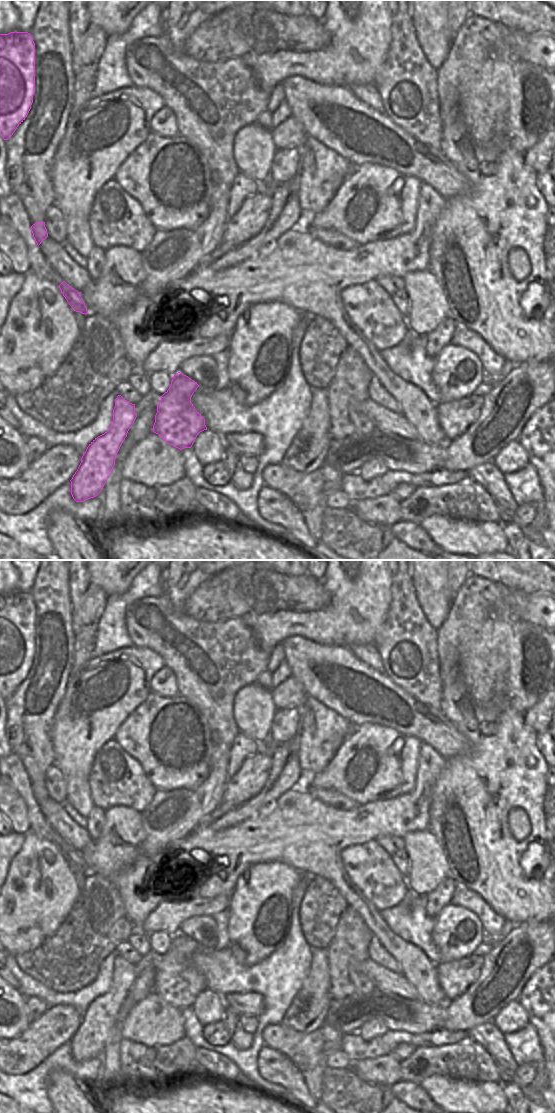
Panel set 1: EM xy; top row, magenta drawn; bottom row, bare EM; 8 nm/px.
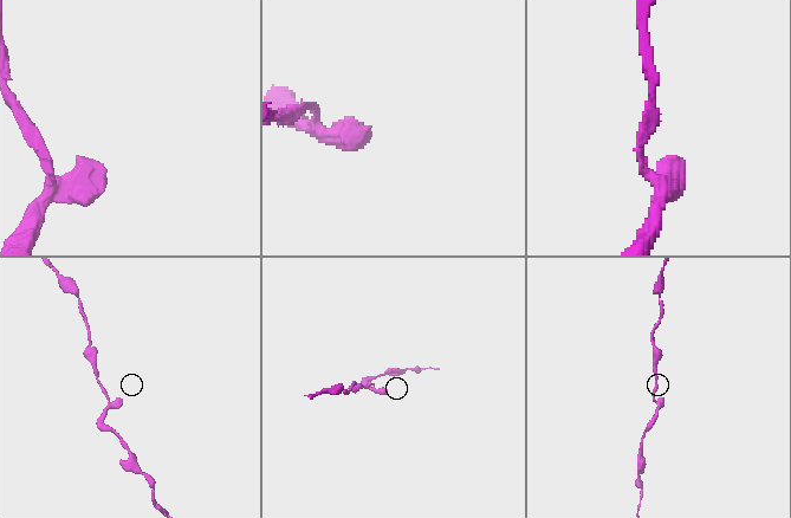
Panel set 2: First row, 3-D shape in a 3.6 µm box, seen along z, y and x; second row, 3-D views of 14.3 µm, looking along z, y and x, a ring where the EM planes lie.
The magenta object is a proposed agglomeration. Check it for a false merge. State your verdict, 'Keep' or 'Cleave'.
Keep

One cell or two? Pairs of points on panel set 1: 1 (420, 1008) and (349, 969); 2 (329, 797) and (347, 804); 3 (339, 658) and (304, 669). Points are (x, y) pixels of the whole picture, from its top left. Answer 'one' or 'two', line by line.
1: two
2: one
3: one

